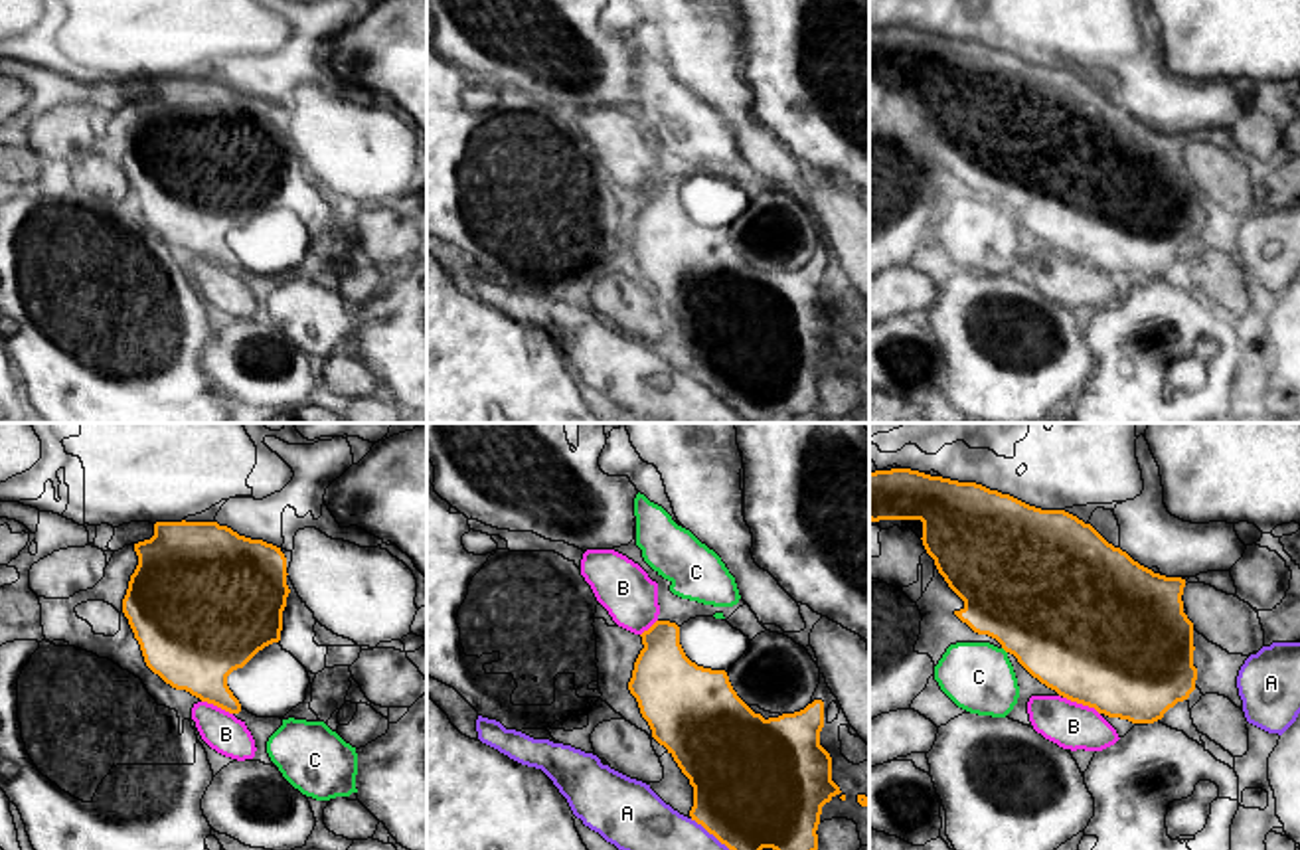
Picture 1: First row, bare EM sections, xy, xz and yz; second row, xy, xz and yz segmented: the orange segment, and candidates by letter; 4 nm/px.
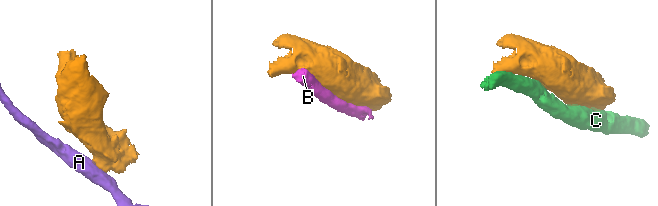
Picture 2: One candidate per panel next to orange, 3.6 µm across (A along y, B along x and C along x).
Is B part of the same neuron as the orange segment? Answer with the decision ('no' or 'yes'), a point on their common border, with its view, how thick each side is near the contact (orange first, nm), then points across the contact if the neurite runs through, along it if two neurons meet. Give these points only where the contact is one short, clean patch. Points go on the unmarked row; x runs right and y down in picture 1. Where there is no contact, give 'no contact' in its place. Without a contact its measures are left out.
no | yz (1081, 259) | 500/190 nm

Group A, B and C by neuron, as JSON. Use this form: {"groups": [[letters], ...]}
{"groups": [["A"], ["B"], ["C"]]}

